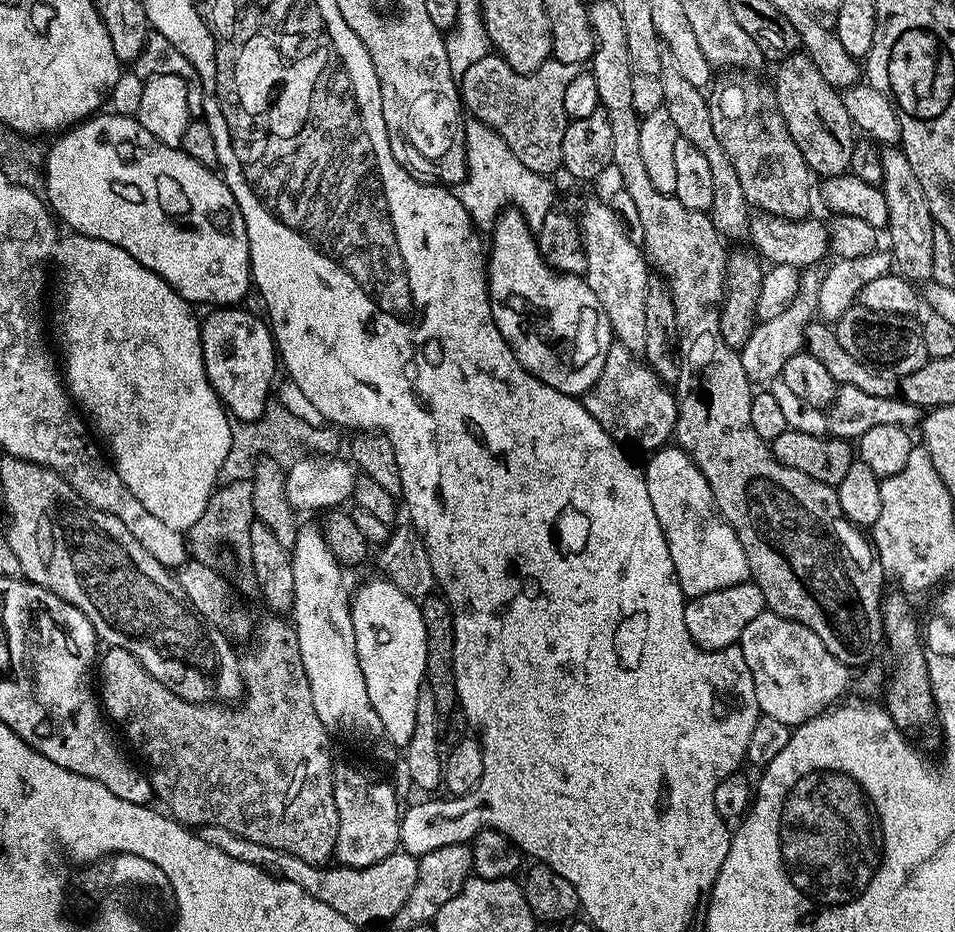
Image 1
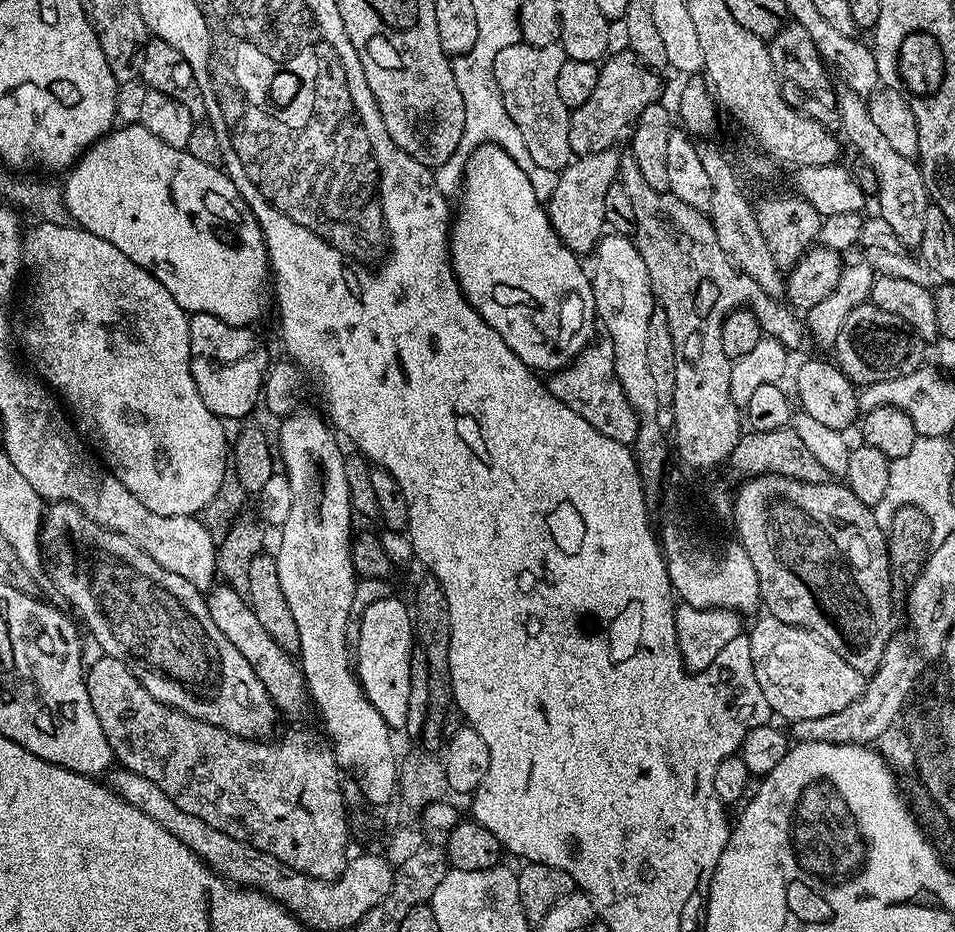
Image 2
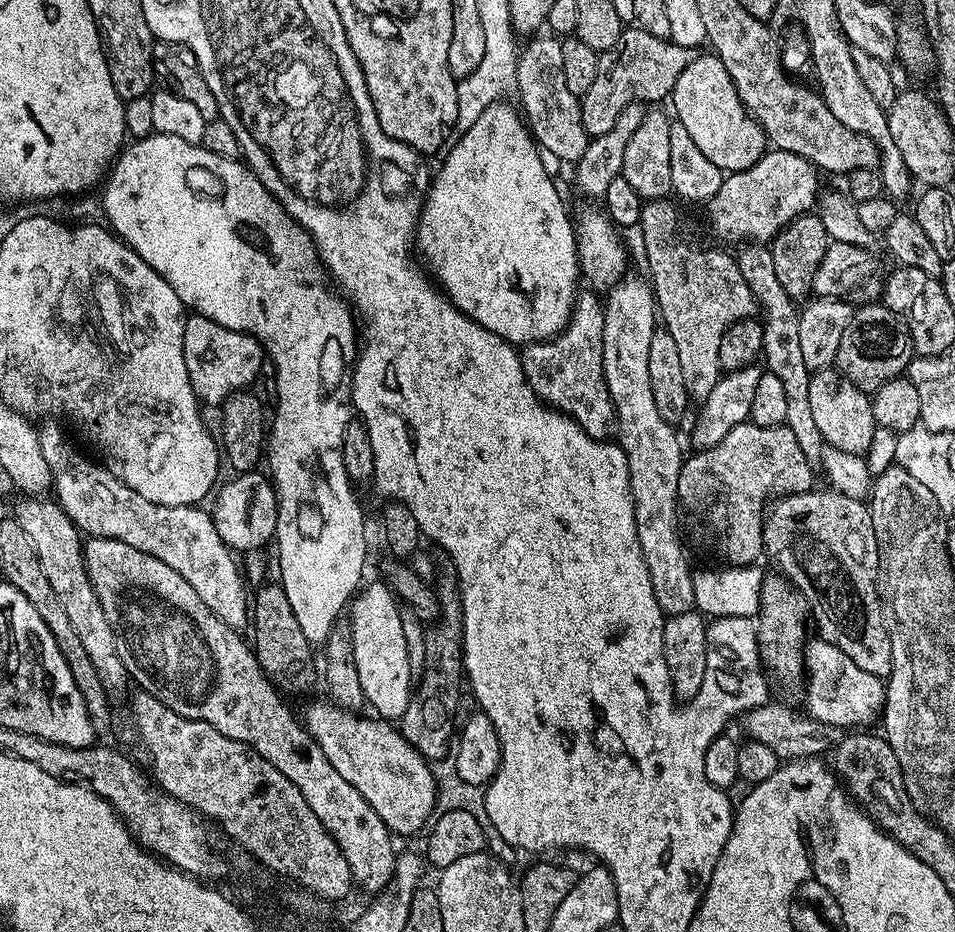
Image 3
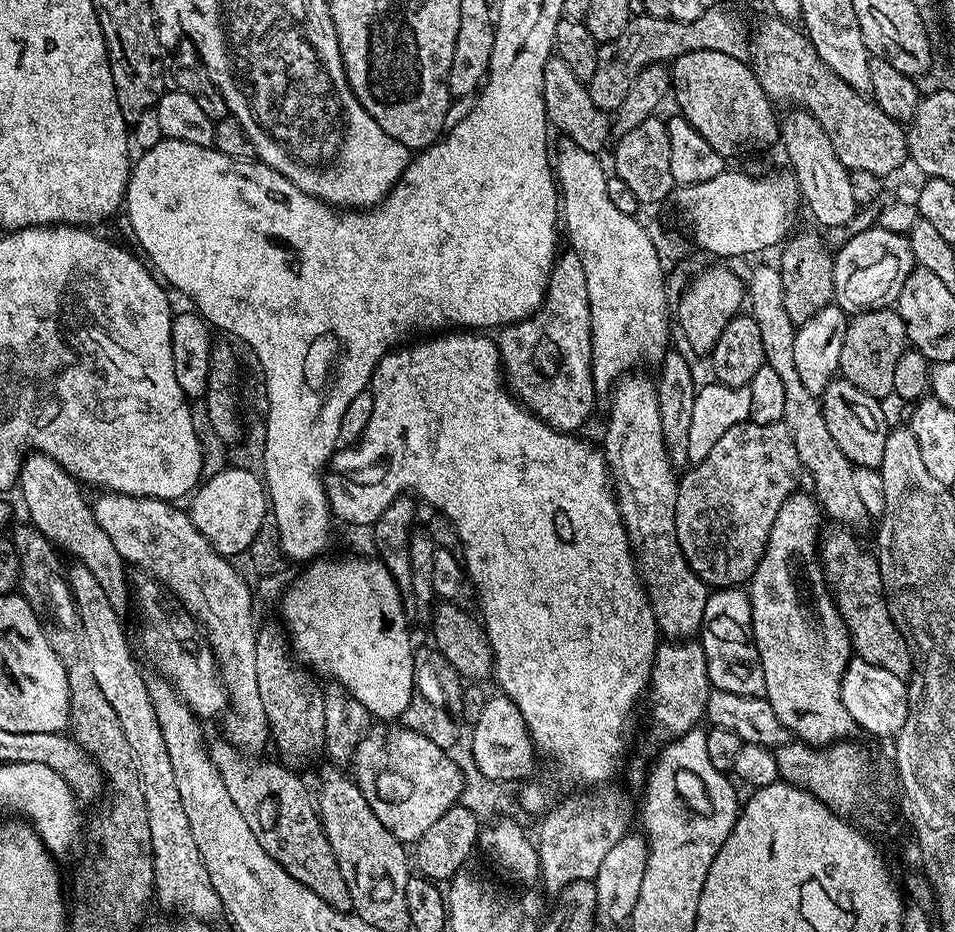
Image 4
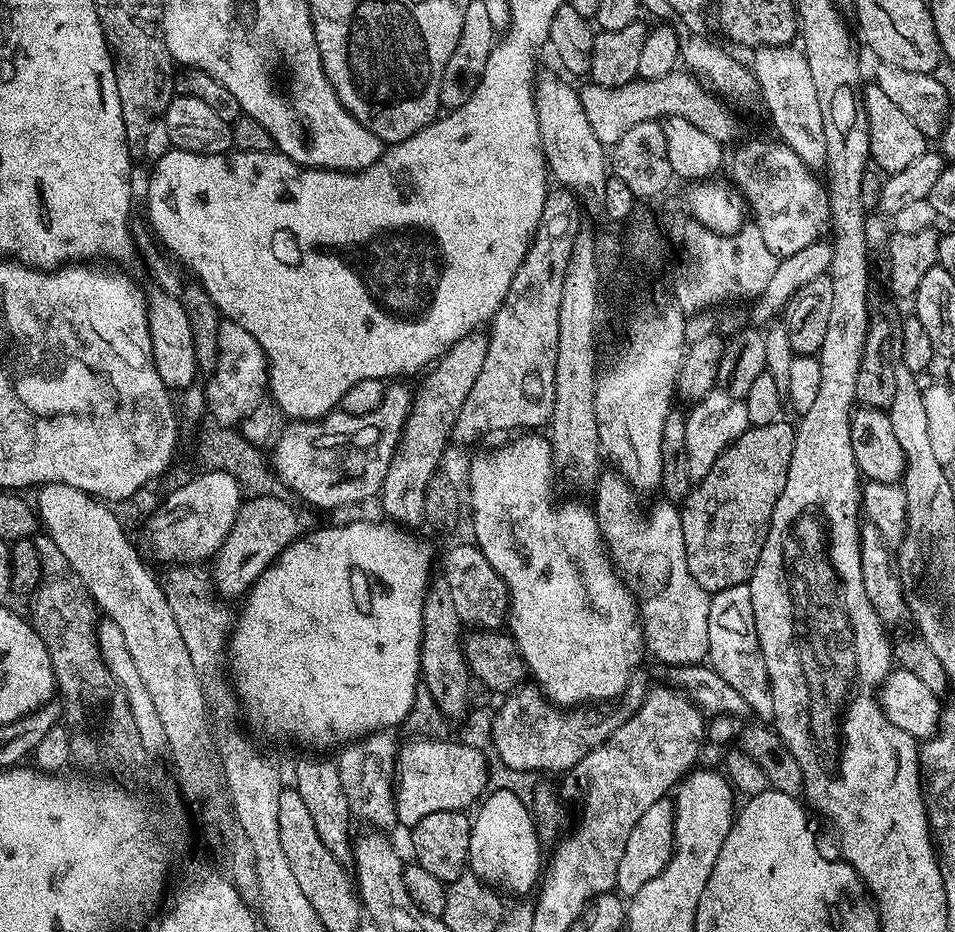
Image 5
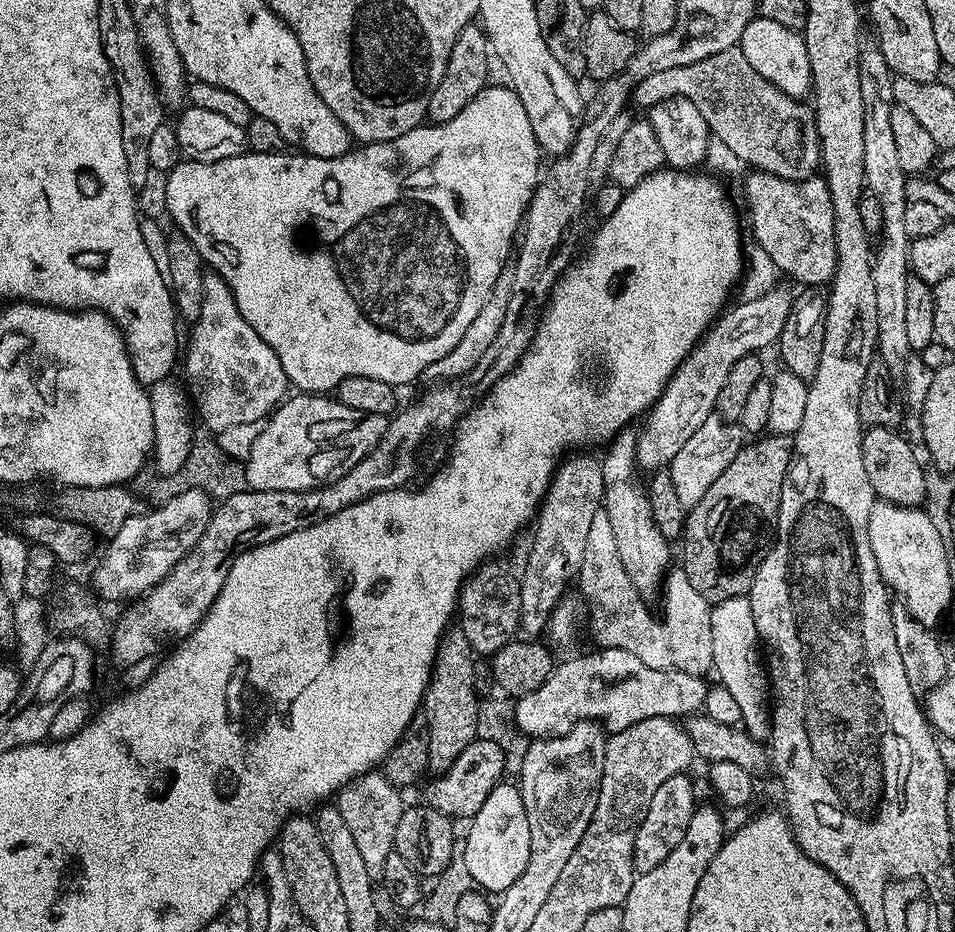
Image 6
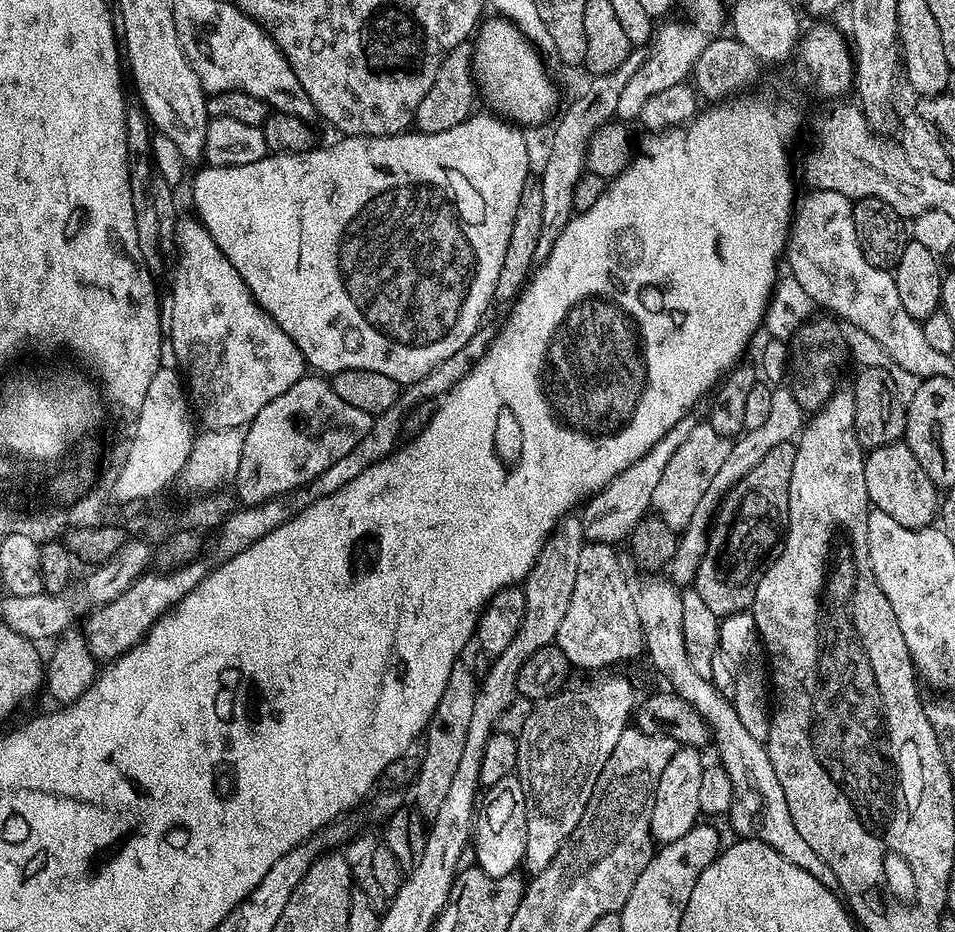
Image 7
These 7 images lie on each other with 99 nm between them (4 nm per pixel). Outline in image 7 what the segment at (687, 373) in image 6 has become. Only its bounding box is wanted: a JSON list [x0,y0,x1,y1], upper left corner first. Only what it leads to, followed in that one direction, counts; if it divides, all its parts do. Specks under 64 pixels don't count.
[584,414,698,545]

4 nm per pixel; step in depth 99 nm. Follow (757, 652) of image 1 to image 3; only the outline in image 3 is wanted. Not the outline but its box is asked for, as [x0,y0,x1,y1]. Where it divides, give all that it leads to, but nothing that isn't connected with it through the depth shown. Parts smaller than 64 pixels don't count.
[803,638,886,730]

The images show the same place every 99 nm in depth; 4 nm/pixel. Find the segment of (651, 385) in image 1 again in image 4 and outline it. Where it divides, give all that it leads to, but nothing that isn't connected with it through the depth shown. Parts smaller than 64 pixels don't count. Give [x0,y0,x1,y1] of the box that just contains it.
[498,250,598,433]

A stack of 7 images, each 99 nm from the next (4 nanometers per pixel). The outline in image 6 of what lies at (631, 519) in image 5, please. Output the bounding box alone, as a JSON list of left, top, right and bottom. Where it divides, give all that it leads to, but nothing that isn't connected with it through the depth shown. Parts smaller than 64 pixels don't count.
[578,510,714,677]

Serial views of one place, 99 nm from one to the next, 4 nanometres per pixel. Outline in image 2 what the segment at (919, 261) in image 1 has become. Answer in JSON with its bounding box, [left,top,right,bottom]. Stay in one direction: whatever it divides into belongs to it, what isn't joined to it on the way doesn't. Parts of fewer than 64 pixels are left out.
[837,87,930,249]

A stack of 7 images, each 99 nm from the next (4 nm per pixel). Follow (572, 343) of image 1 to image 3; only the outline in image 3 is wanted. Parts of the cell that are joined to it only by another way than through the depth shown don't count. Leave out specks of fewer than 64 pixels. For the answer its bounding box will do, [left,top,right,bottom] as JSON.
[414,102,581,346]

